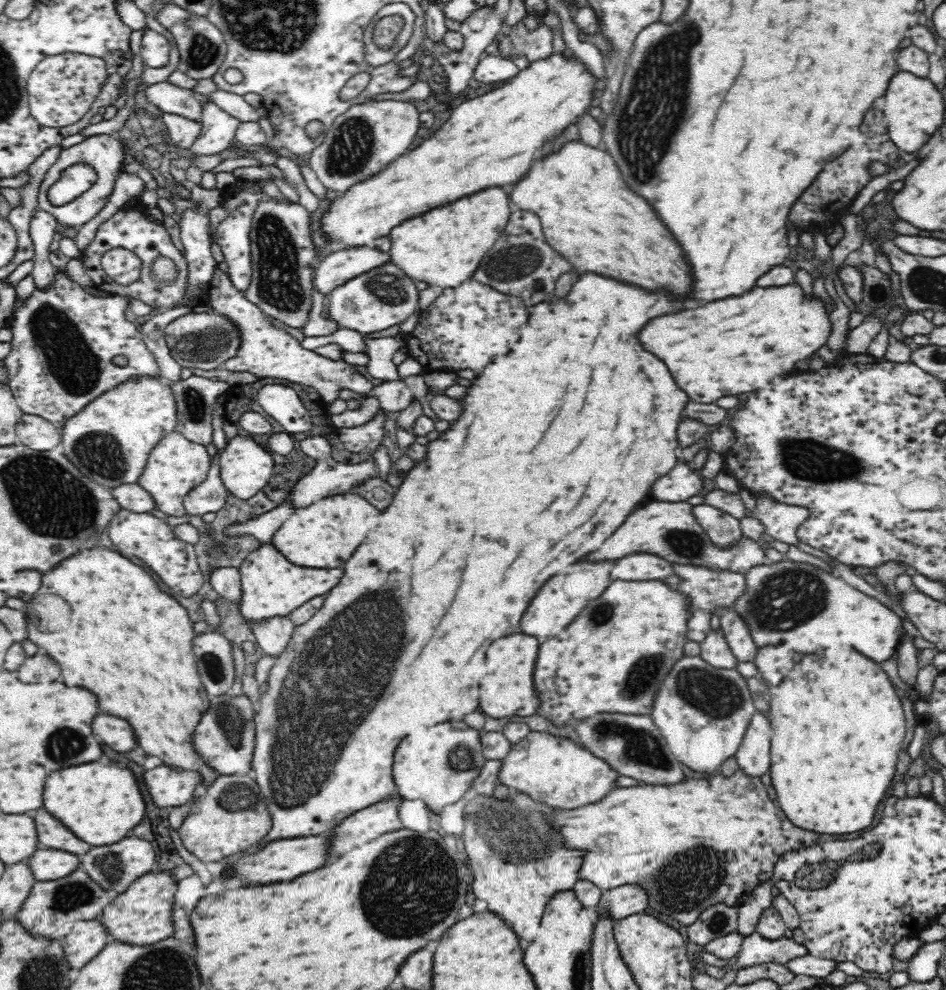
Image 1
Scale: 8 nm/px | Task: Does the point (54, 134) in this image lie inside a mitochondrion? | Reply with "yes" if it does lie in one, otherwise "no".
no

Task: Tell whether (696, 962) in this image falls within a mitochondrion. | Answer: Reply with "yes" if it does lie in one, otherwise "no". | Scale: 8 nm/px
no

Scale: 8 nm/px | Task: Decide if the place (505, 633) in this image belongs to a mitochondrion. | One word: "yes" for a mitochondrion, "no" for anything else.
no

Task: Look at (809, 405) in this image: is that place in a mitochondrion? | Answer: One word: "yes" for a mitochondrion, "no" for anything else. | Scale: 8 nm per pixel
no

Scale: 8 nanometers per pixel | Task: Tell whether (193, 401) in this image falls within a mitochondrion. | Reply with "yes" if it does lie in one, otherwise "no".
yes

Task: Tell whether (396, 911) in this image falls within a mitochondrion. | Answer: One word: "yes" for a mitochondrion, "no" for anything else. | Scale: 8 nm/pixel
yes

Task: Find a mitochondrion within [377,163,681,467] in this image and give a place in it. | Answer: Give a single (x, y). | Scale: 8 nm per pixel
(517, 262)

